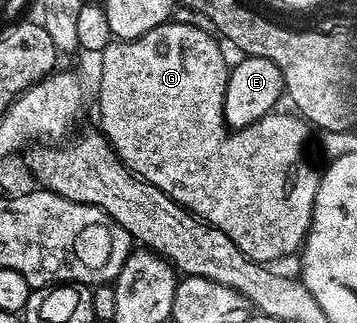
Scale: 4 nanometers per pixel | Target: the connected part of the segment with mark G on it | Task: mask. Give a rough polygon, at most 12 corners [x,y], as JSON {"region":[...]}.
{"region":[[175,20],[111,40],[124,165],[263,264],[297,255],[319,167],[297,113],[231,132],[230,66]]}

